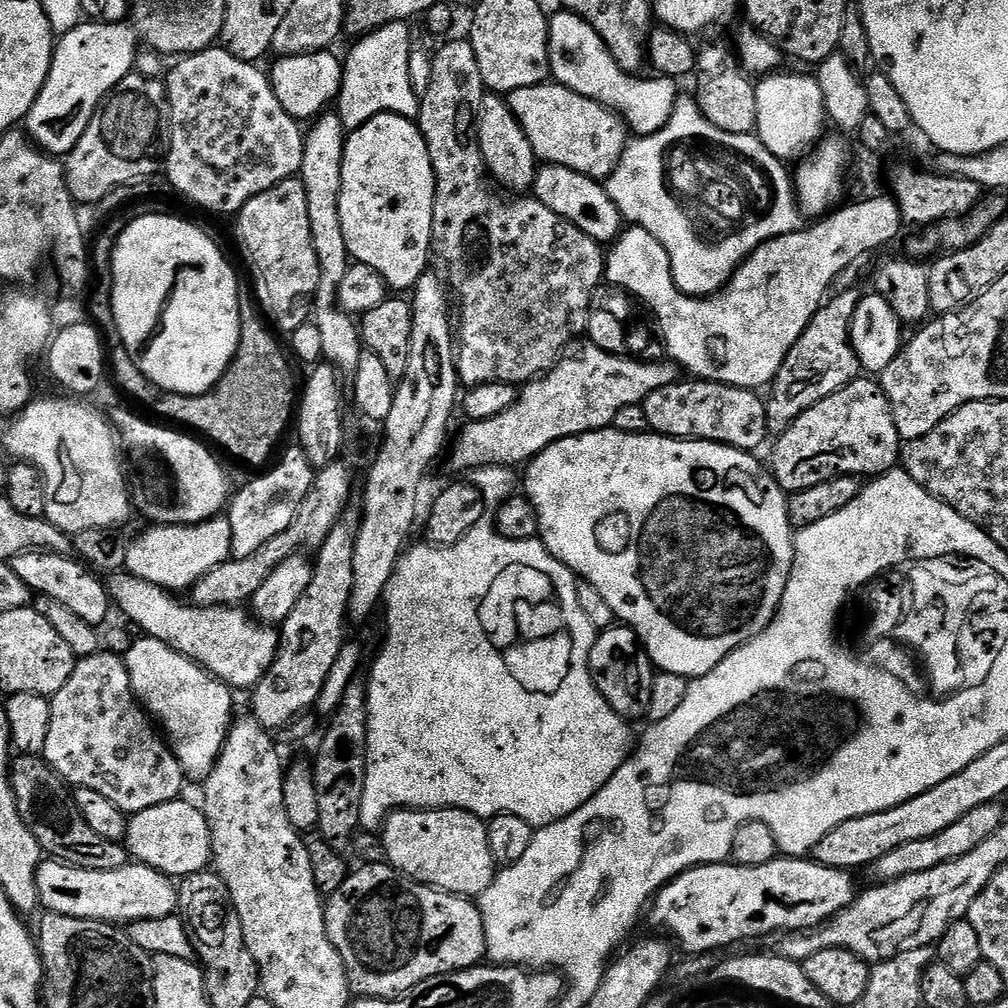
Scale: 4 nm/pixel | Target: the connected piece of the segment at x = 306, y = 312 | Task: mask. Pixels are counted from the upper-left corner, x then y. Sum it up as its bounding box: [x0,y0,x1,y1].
[234,180,320,334]

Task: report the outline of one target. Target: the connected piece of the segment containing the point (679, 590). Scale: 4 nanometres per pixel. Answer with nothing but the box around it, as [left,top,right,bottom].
[522,426,796,678]

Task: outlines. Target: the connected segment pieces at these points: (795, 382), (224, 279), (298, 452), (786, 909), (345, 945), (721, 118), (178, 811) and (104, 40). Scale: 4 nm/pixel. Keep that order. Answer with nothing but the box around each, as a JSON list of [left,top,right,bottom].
[[766,288,862,438],[112,214,242,396],[226,446,314,560],[647,858,858,954],[324,864,486,1000],[694,44,758,134],[126,798,213,878],[26,22,136,158]]

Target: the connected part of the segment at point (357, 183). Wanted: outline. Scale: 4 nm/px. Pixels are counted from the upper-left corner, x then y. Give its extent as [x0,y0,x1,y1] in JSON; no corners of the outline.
[340,112,436,289]

